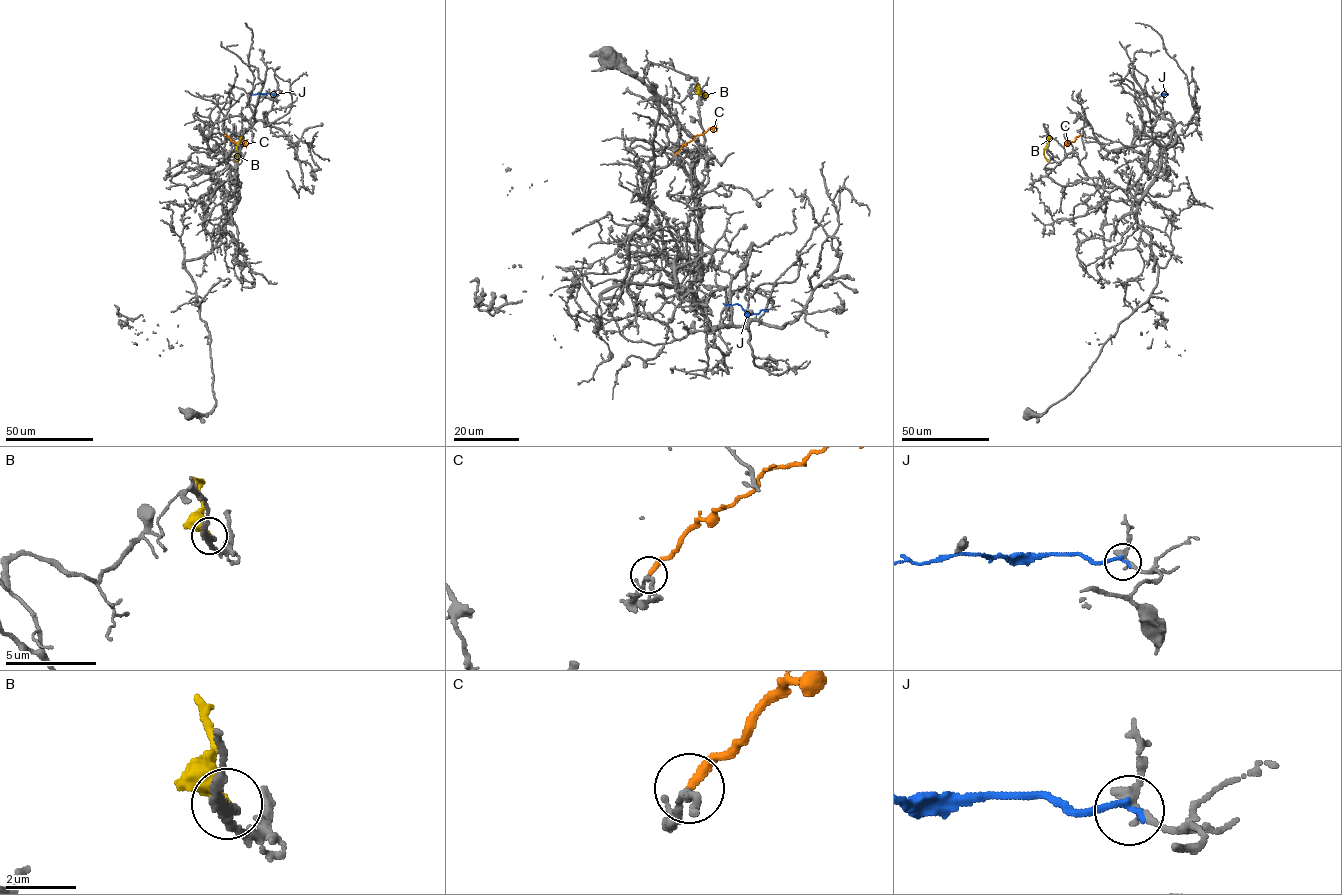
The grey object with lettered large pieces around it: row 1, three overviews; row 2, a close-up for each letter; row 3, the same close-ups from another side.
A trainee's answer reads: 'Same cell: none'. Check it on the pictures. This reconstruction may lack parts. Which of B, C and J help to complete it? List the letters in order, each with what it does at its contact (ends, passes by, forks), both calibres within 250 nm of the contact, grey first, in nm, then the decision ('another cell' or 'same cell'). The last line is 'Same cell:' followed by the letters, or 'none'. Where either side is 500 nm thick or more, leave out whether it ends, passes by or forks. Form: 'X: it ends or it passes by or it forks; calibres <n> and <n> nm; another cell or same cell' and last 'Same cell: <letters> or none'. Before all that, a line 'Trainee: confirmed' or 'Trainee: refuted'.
Trainee: confirmed
B: it ends; calibres 320 and 420 nm; another cell
C: it ends; calibres 190 and 240 nm; another cell
J: it ends; calibres 300 and 200 nm; another cell
Same cell: none

